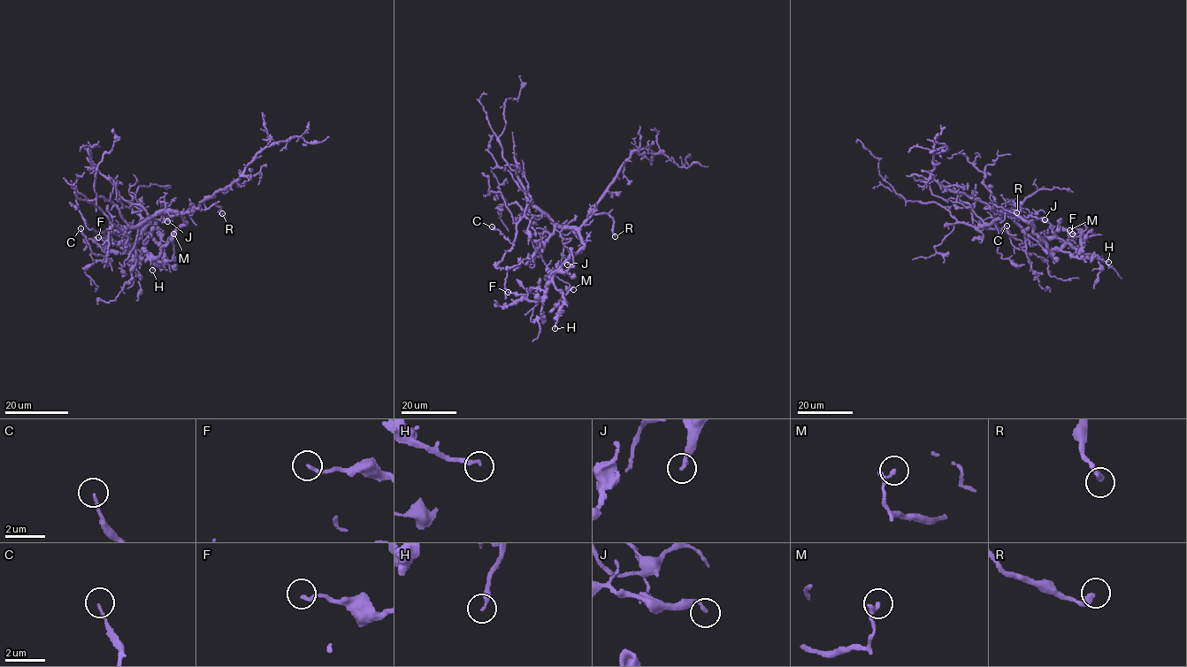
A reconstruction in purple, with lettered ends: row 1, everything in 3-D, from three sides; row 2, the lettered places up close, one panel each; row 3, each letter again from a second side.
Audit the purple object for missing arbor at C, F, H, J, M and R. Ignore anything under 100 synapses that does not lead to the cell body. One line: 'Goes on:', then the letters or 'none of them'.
Goes on: R

